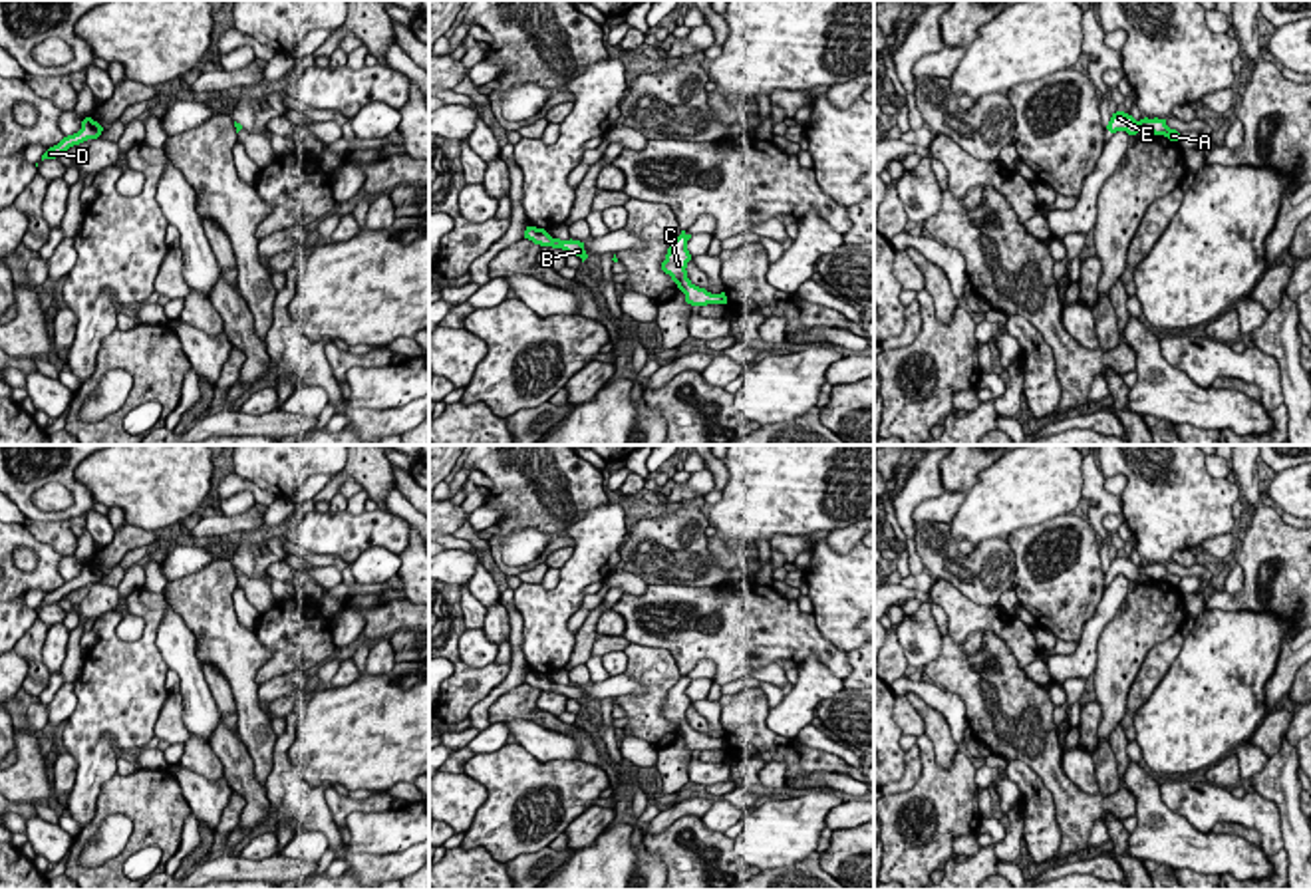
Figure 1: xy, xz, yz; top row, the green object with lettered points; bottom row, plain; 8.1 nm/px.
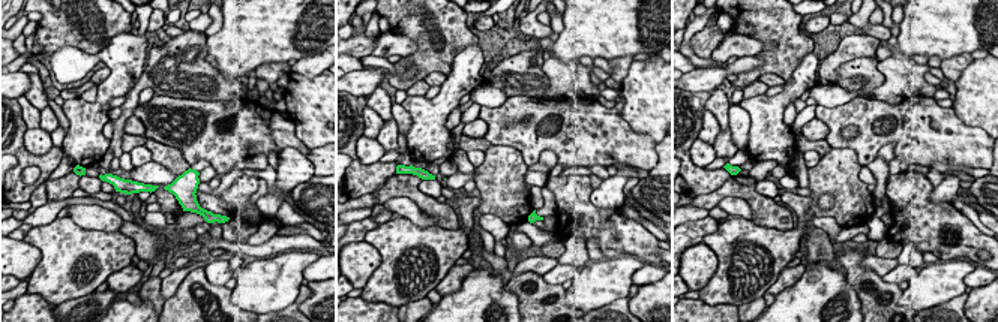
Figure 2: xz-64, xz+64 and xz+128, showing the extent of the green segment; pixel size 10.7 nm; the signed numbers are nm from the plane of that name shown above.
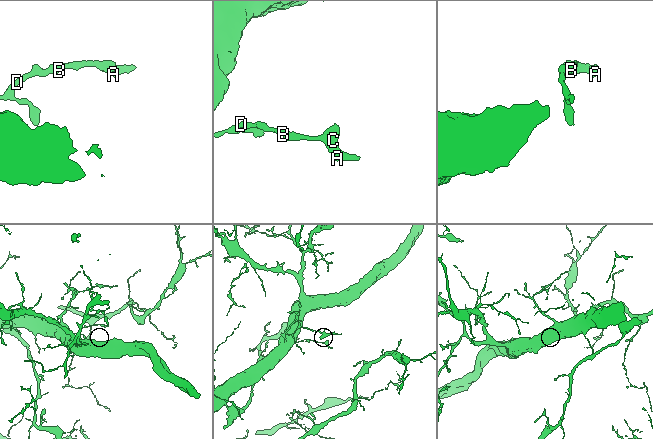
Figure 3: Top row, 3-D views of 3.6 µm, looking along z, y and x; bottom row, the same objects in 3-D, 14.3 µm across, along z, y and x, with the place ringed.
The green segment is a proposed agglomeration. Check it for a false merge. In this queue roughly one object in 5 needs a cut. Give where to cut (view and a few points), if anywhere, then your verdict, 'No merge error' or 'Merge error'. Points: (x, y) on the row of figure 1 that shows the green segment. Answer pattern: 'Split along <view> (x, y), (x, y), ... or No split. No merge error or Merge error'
No split. No merge error

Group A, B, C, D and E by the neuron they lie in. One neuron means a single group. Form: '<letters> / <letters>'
A B C D E

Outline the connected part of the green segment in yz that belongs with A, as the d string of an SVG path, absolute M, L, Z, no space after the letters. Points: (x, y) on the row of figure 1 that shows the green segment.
M1124 111L1112 113L1106 129L1108 129L1110 133L1126 131L1128 135L1136 135L1138 131L1144 129L1144 131L1150 131L1150 133L1154 133L1154 135L1164 135L1164 137L1168 137L1170 141L1178 141L1178 139L1180 139L1180 133L1178 133L1176 129L1170 129L1170 127L1166 125L1166 119L1158 119L1158 117L1148 119L1148 117L1144 117L1144 119L1140 119L1140 121L1136 121L1132 115L1128 115L1128 113L1124 113Z

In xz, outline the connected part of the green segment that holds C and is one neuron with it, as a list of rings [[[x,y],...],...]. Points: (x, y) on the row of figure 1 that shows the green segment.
[[[681,230],[681,234],[669,244],[665,260],[661,262],[661,270],[671,276],[677,288],[685,294],[685,302],[691,306],[707,306],[707,304],[727,304],[725,292],[711,294],[705,288],[695,286],[687,278],[687,262],[691,254],[687,250],[687,240],[691,234]]]

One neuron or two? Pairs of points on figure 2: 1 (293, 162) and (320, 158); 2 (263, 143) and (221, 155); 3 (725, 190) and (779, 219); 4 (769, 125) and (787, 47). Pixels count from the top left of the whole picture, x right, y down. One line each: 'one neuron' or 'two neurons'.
1: two neurons
2: one neuron
3: one neuron
4: two neurons

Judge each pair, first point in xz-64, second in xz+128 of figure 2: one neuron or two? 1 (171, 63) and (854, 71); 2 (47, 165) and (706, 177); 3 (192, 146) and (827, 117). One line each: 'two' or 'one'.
1: one
2: one
3: one

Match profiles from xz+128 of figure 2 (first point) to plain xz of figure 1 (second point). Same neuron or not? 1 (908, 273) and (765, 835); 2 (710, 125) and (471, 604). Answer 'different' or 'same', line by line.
1: different
2: same

